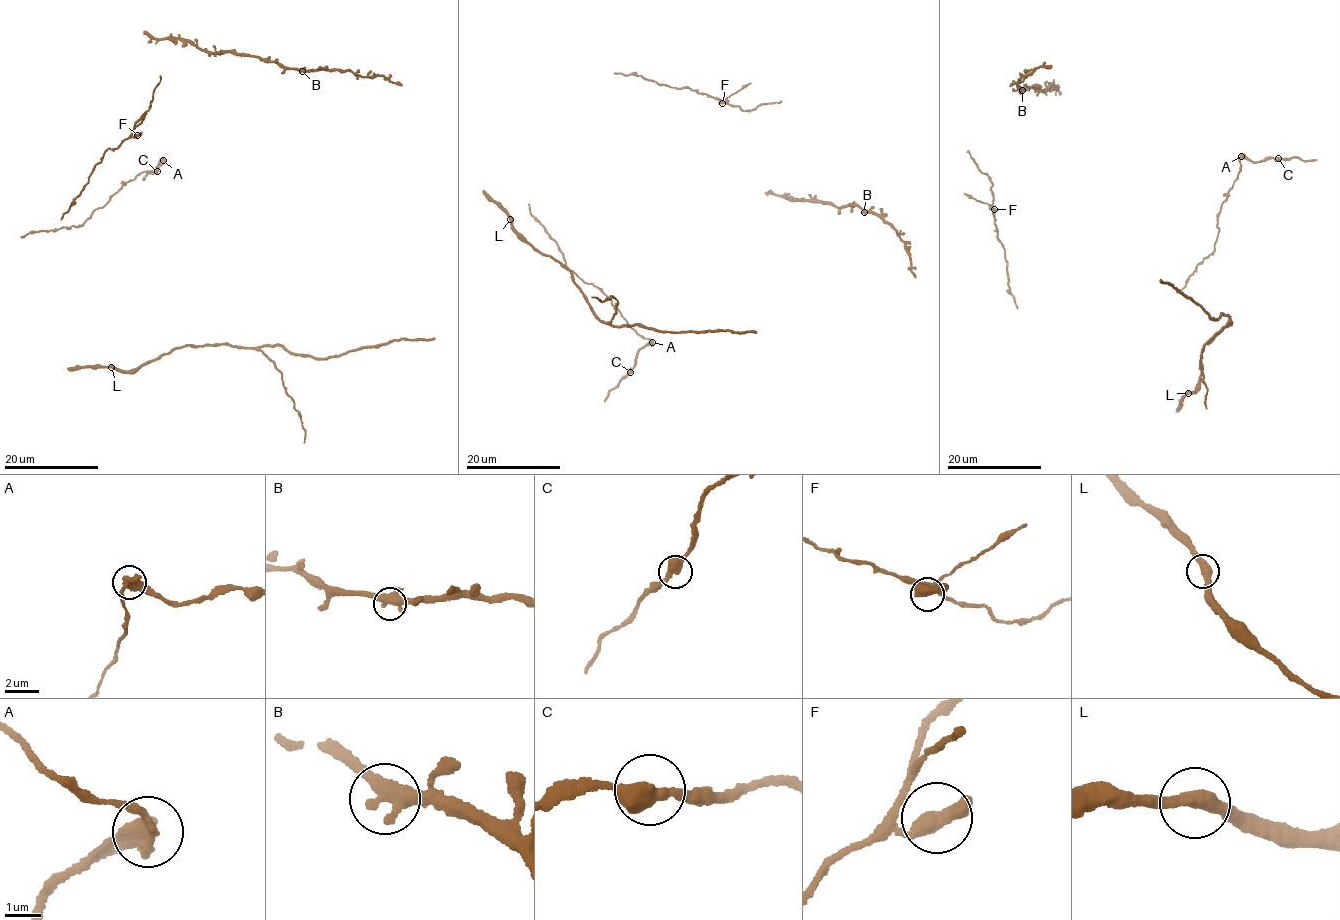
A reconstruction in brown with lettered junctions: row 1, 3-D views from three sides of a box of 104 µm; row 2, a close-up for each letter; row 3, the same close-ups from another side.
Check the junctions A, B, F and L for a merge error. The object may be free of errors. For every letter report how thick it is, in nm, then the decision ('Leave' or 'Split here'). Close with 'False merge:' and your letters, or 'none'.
A: Thickness 480 nm. Split here
B: Thickness 480 nm. Leave
F: Thickness 420 nm. Leave
L: Thickness 440 nm. Leave
False merge: A

